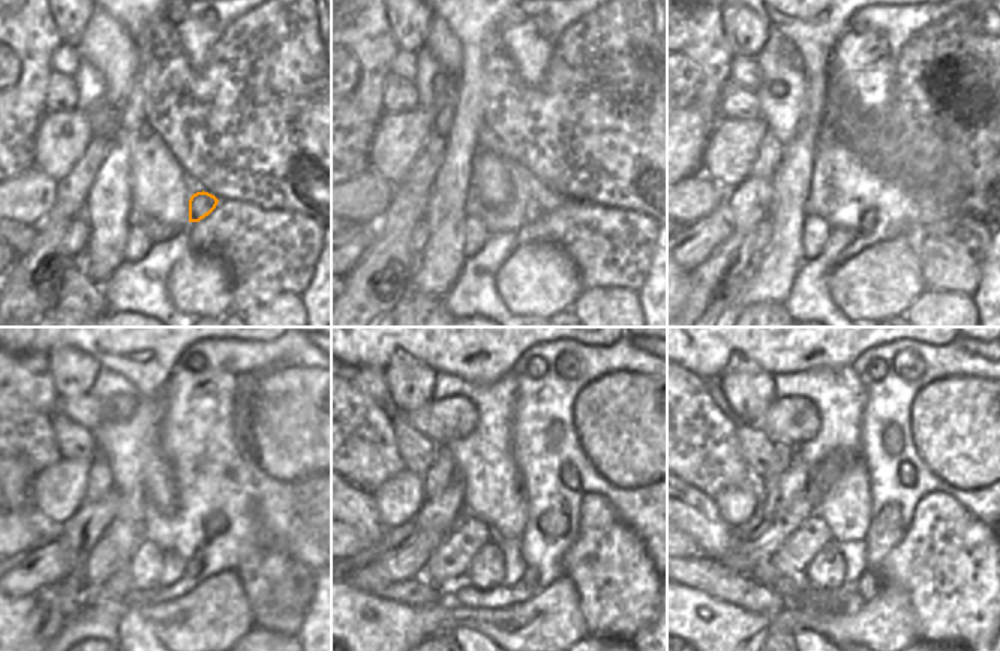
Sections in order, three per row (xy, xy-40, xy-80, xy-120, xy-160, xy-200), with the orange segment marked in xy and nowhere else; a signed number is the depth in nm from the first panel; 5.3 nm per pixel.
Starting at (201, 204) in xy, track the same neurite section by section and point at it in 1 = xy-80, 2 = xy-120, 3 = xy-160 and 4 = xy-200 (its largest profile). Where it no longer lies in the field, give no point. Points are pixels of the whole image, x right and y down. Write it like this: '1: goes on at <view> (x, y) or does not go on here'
1: goes on at xy-80 (868, 218)
2: goes on at xy-120 (194, 567)
3: goes on at xy-160 (531, 578)
4: goes on at xy-200 (867, 587)

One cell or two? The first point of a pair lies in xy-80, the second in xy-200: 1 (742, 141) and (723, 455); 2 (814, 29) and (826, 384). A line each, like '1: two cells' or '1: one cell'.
1: two cells
2: two cells

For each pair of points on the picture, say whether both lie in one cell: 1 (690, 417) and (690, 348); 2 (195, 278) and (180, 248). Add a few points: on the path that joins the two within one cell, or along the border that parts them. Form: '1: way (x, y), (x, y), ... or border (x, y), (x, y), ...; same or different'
1: border (682, 366), (706, 381); different
2: border (191, 248), (171, 269), (164, 284); different

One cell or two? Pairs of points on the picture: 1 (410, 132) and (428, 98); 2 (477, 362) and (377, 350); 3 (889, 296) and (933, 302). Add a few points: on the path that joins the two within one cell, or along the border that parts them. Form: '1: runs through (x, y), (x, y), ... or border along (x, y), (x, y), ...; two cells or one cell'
1: border along (420, 107), (431, 116), (432, 131); two cells
2: runs through (452, 348), (446, 342), (402, 342); one cell
3: border along (927, 288), (904, 311); two cells

